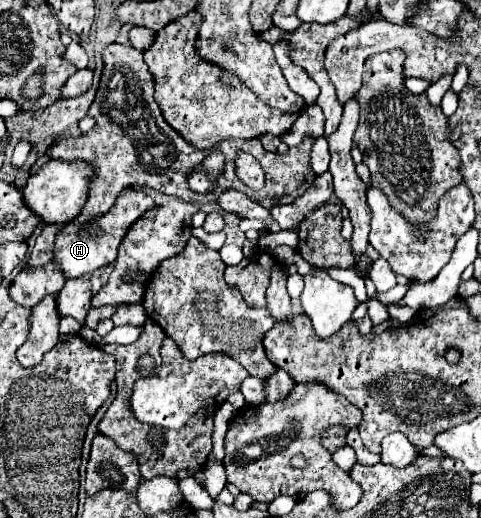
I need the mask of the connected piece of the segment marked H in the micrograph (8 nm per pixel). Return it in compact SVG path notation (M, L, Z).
M123 188L113 204L113 208L107 214L103 214L101 218L97 216L85 224L61 226L61 230L55 238L55 260L61 264L65 276L79 278L79 276L89 274L105 264L113 264L117 258L117 248L127 234L127 228L139 218L141 212L155 210L155 208L159 208L159 206L155 204L155 200L149 194L135 190L135 188Z

